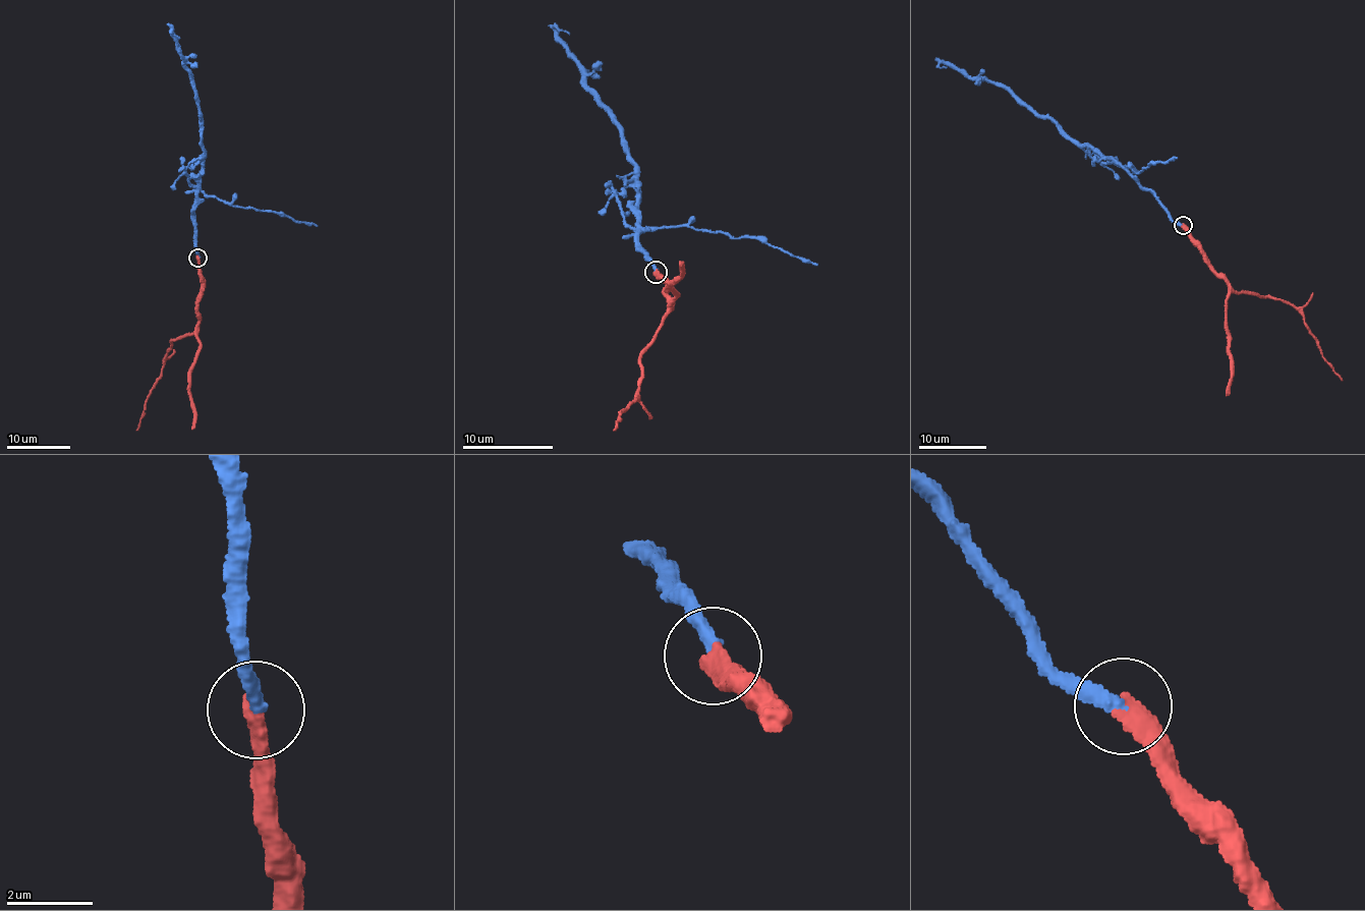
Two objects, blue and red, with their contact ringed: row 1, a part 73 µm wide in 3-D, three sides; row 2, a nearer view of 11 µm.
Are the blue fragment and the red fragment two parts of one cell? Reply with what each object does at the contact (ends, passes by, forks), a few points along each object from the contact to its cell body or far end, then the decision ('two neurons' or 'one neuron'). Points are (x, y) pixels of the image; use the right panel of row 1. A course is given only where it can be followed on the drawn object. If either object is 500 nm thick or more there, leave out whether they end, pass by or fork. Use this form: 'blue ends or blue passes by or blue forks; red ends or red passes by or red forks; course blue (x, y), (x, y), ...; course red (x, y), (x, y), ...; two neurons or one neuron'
blue ends; red ends; course blue (1182, 226), (1158, 196), (1111, 159), (1079, 147), (1004, 88), (939, 64), (946, 68); course red (1182, 226), (1202, 258), (1236, 291), (1291, 302), (1303, 317), (1320, 351), (1343, 380); two neurons

